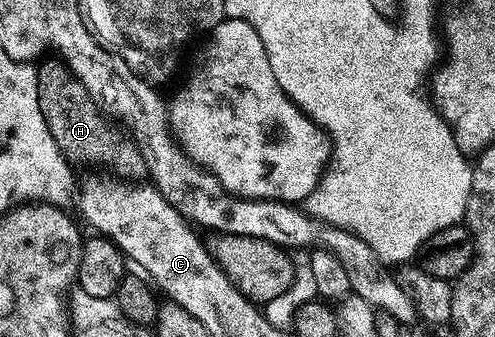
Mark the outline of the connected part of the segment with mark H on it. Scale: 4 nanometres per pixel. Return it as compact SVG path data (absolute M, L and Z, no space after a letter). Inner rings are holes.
M44 57L37 66L37 98L40 100L41 116L44 117L60 154L69 160L100 158L101 161L108 162L115 169L112 171L120 177L129 180L146 179L147 159L135 139L118 121L104 113L95 98L89 96L89 92L85 92L85 84L81 84L79 77L62 58L50 57Z

